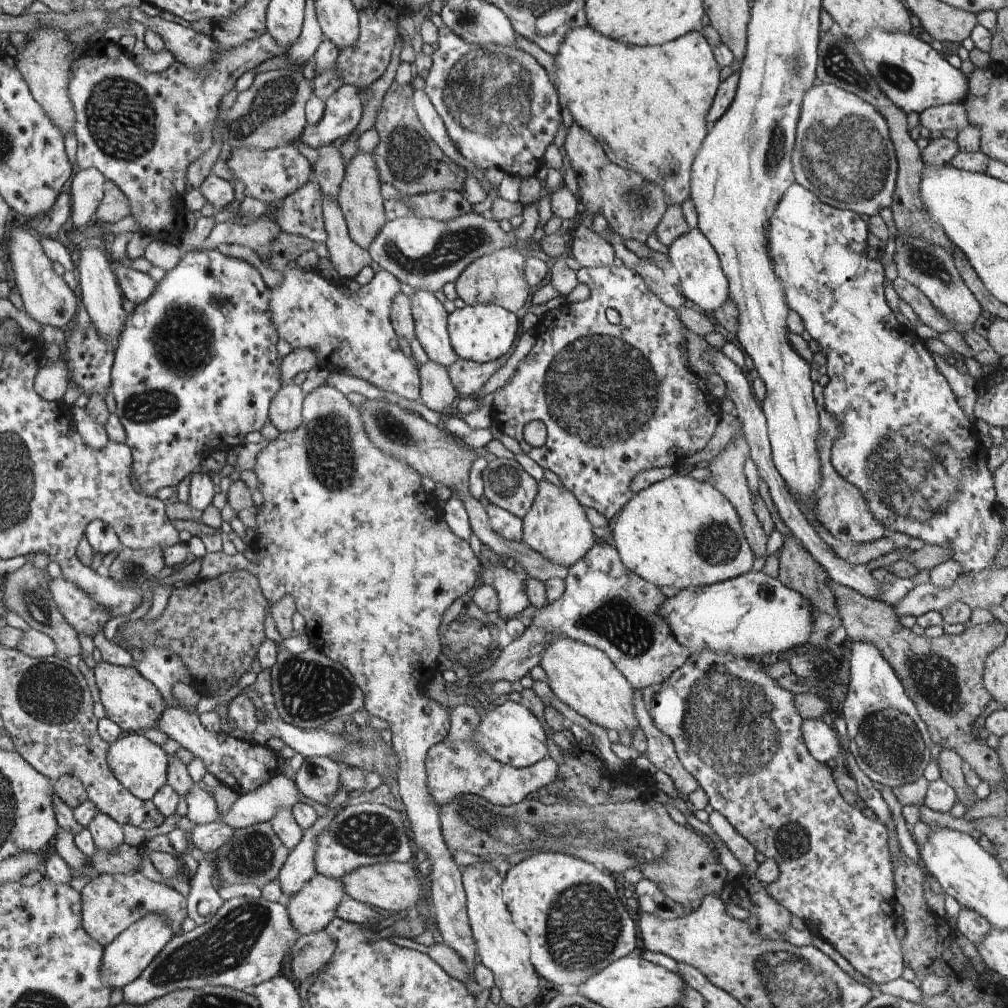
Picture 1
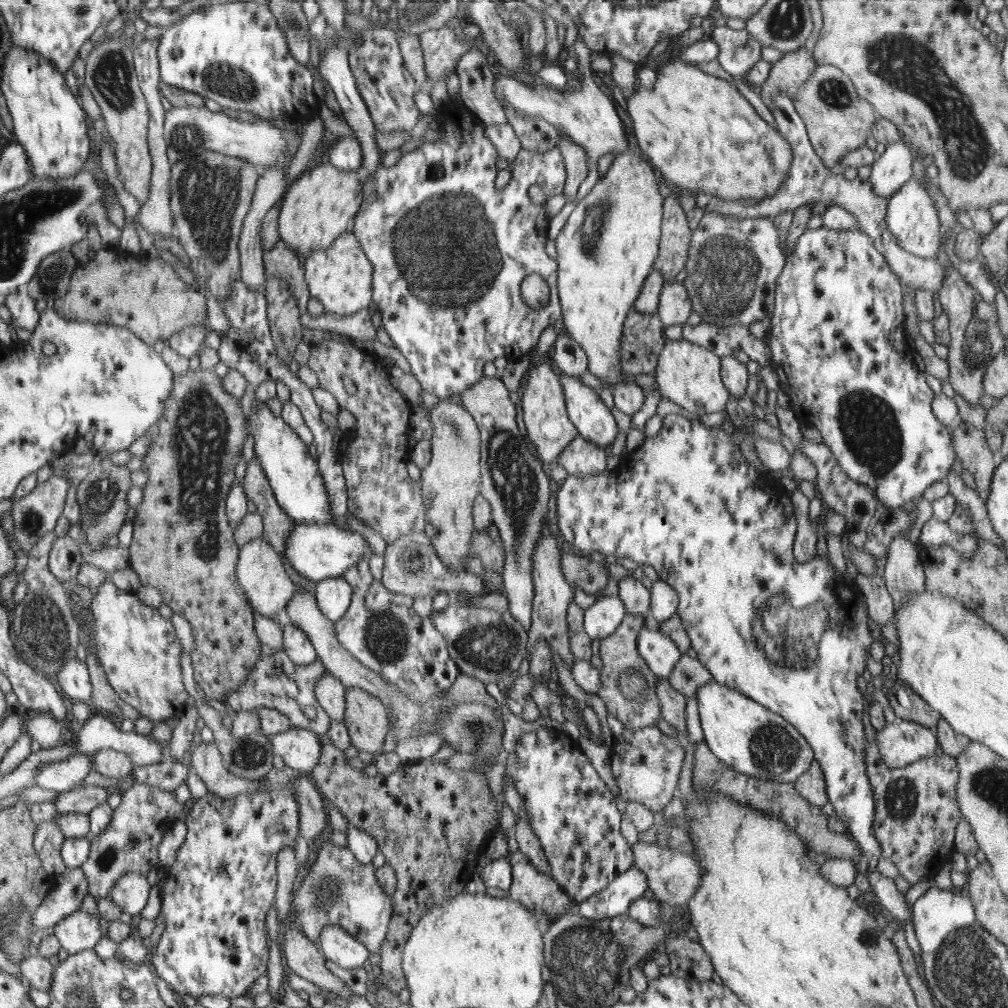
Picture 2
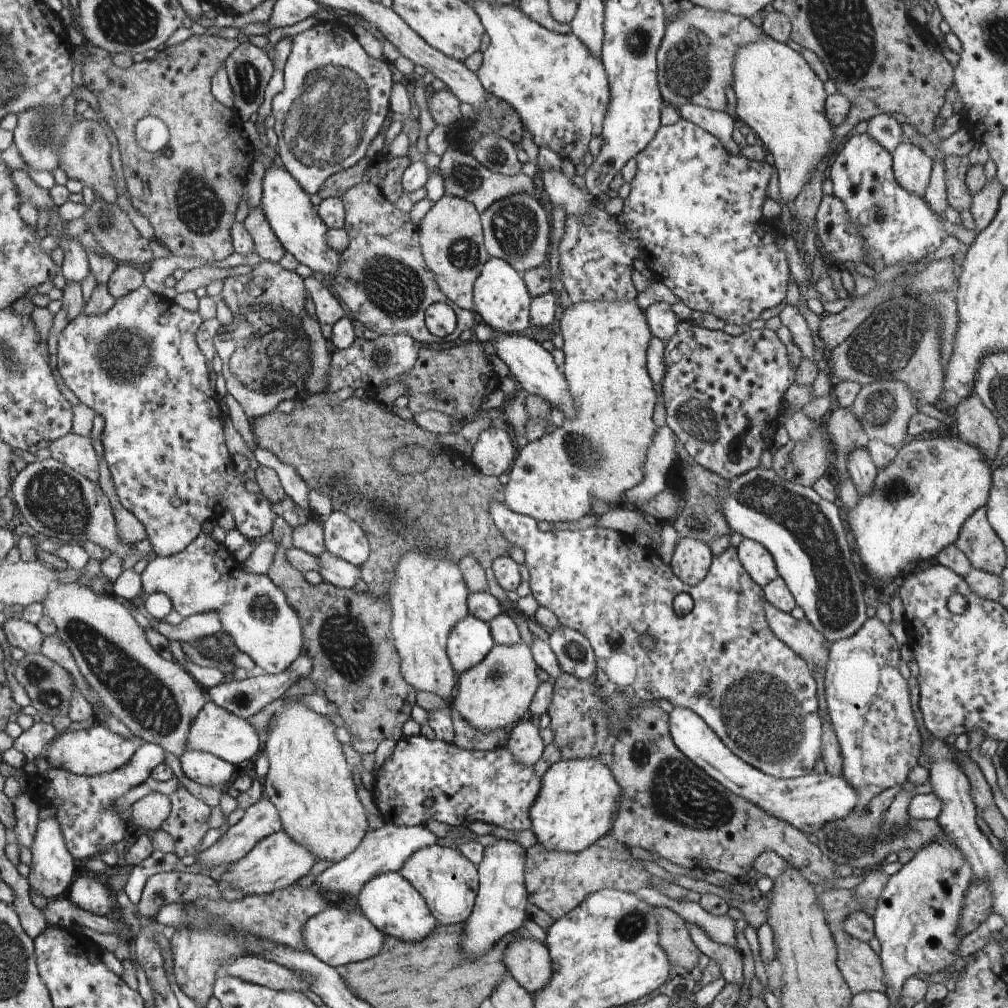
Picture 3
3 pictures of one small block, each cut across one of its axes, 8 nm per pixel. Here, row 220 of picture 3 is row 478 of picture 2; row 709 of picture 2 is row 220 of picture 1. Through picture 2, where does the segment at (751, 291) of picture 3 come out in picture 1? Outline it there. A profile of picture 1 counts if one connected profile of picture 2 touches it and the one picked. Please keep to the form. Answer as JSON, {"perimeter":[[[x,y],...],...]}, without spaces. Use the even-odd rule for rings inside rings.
{"perimeter":[[[798,183],[792,184],[784,194],[775,216],[771,218],[771,228],[768,229],[769,249],[775,262],[775,270],[783,280],[786,303],[788,302],[788,306],[801,316],[806,332],[810,334],[814,342],[818,342],[820,350],[826,354],[825,365],[829,381],[824,387],[823,406],[828,413],[834,414],[834,418],[842,426],[840,438],[836,438],[832,444],[831,463],[834,470],[850,484],[856,486],[861,494],[869,493],[868,508],[874,514],[874,518],[887,530],[903,532],[912,538],[920,538],[932,545],[942,546],[942,544],[948,543],[952,548],[952,559],[960,564],[962,572],[980,572],[980,570],[992,568],[994,567],[994,558],[998,556],[998,550],[1002,546],[1002,538],[1006,532],[1003,529],[1002,506],[997,500],[994,488],[993,472],[988,470],[987,449],[982,447],[978,429],[970,417],[966,416],[962,406],[958,404],[948,380],[938,370],[933,354],[928,351],[925,342],[920,340],[915,332],[907,330],[896,319],[892,308],[888,305],[886,297],[884,297],[886,267],[881,262],[873,261],[868,257],[868,231],[869,226],[862,220],[862,216],[854,211],[837,209],[822,202],[816,194],[812,194],[811,190],[806,190]]]}

